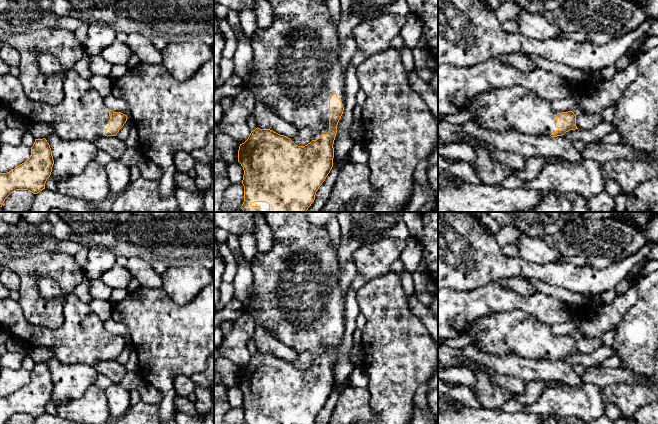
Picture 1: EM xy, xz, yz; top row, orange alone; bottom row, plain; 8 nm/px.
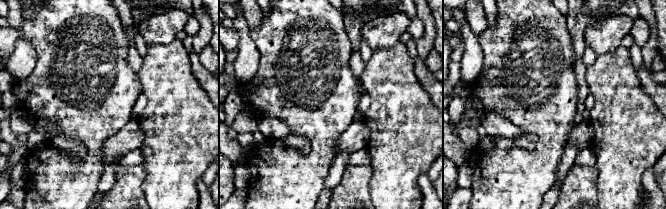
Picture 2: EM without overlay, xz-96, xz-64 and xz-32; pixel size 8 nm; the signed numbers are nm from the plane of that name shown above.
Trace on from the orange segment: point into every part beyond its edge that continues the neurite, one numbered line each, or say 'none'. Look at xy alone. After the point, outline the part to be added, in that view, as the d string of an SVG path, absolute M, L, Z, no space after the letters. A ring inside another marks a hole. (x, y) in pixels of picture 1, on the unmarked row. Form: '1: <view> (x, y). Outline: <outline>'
1: xy (82, 338). Outline: M39 277L37 289L42 297L47 299L63 299L64 322L57 329L49 329L30 324L24 316L18 301L11 298L0 299L0 329L9 336L16 336L29 349L43 346L50 349L54 357L64 365L85 364L93 366L105 360L105 353L109 350L109 335L103 321L72 292L64 293L57 280L50 277Z

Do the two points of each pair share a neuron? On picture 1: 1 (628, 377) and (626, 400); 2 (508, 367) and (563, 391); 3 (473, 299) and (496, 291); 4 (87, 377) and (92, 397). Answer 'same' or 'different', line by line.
1: different
2: different
3: same
4: different

